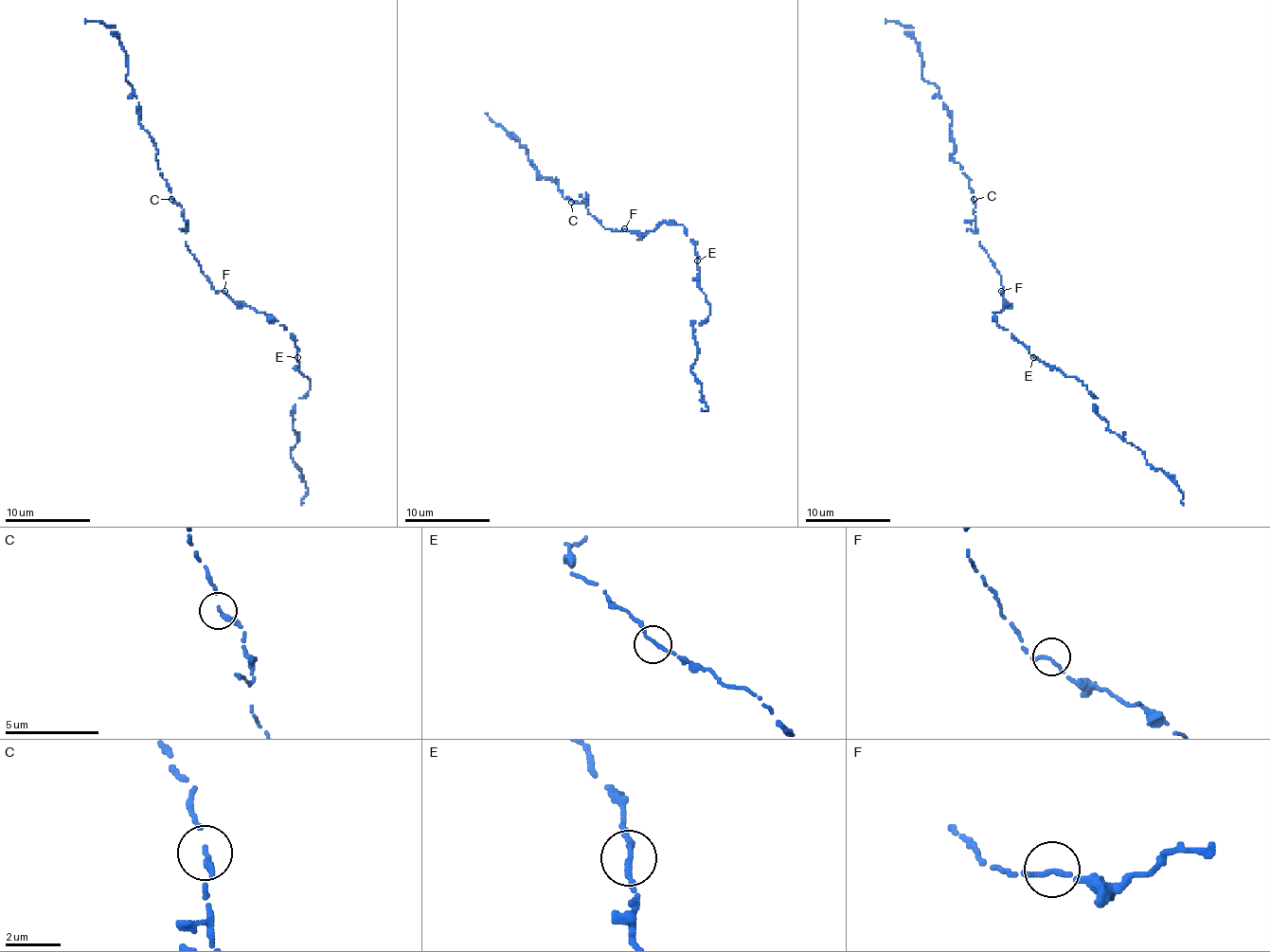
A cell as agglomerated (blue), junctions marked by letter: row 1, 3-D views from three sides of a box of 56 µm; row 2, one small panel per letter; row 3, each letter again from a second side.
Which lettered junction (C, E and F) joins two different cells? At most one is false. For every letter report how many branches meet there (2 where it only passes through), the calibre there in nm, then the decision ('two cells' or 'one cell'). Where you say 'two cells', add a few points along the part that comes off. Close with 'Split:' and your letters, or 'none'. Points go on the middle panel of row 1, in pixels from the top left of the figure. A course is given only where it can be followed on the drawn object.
C: 2 branches meet; 190 nm thick; one cell
E: 2 branches meet; 190 nm thick; one cell
F: 2 branches meet; 180 nm thick; one cell
Split: none

